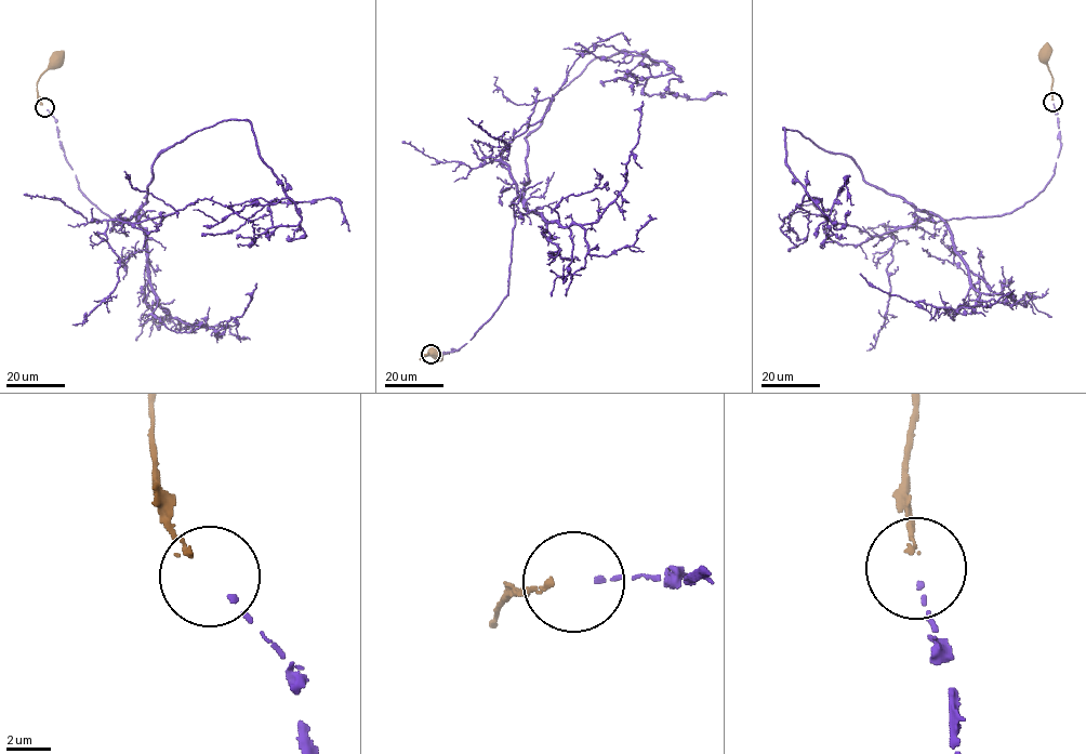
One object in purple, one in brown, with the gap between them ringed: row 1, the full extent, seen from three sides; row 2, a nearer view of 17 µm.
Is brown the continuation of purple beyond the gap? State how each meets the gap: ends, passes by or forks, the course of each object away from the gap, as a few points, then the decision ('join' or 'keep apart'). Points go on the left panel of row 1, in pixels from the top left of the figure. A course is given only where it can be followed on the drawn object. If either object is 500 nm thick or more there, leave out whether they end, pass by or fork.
purple ends; brown ends; course purple (47, 109), (114, 224), (161, 153), (235, 118), (301, 216), (274, 226), (275, 200), (333, 198), (349, 232); course brown (42, 105), (37, 81), (58, 60); join

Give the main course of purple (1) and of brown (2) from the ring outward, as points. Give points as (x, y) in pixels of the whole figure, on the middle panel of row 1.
1: (433, 354), (507, 293), (525, 139), (584, 67), (625, 50), (673, 67), (647, 94), (727, 95)
2: (428, 354), (420, 359), (437, 352)

